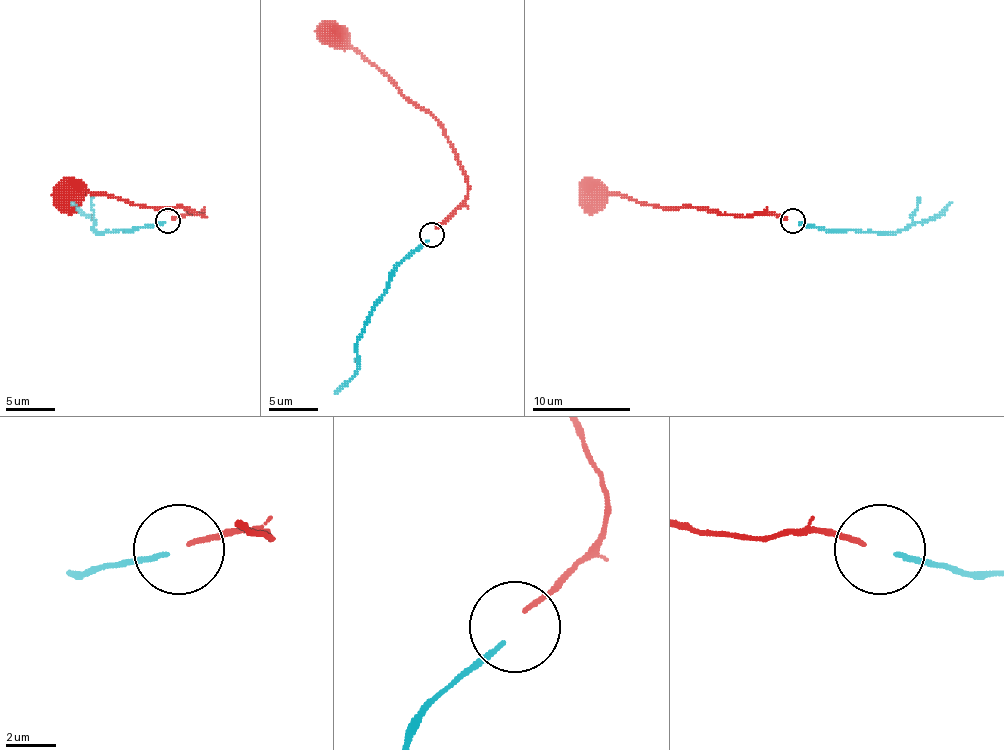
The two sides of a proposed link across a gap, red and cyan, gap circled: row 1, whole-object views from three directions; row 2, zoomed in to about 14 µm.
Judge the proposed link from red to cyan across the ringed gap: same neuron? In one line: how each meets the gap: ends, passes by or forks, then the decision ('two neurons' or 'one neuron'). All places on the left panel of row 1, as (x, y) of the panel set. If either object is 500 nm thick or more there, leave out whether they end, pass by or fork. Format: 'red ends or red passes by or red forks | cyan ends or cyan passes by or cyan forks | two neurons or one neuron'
red ends | cyan ends | one neuron

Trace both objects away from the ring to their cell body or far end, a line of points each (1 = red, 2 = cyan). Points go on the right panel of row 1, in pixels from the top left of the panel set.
1: (787, 219), (774, 215), (737, 217), (688, 207), (654, 207), (607, 192), (597, 197), (592, 195)
2: (799, 222), (826, 229), (897, 232), (927, 222), (952, 202)

